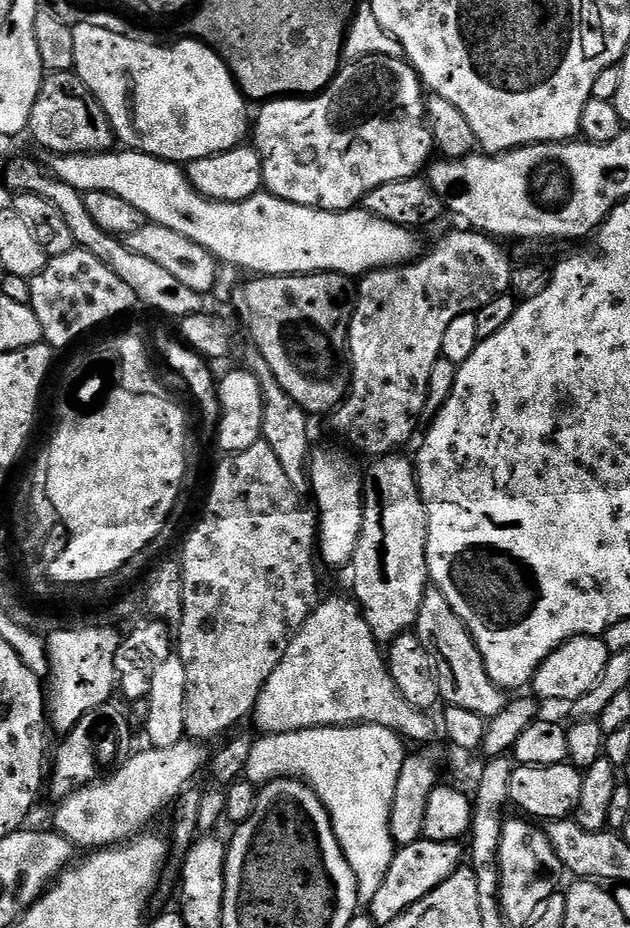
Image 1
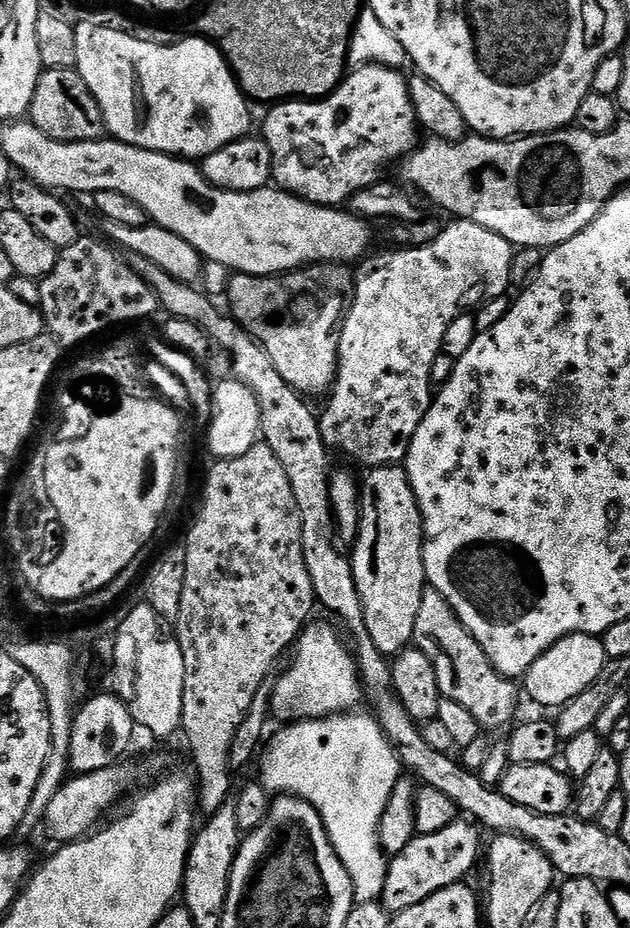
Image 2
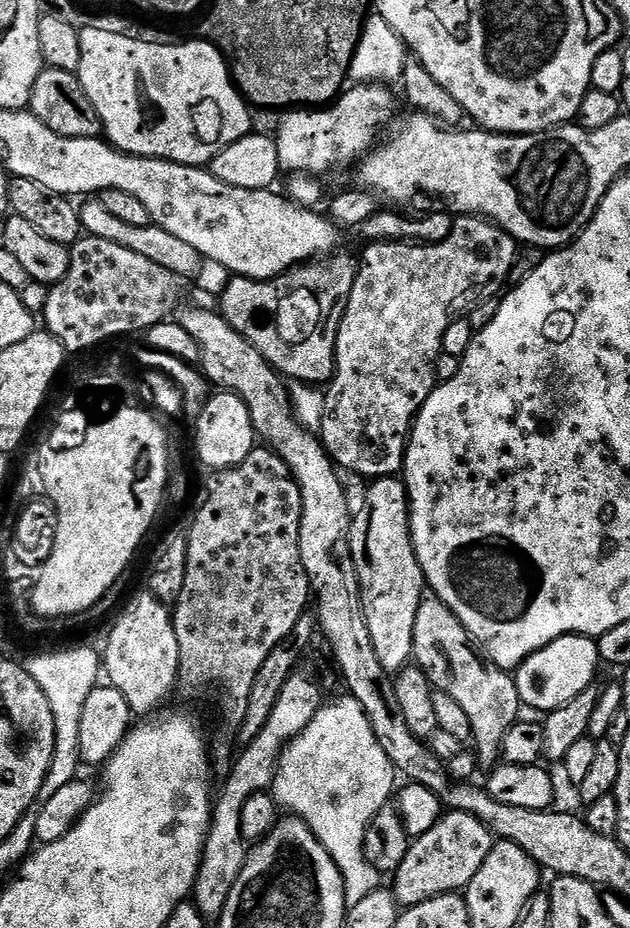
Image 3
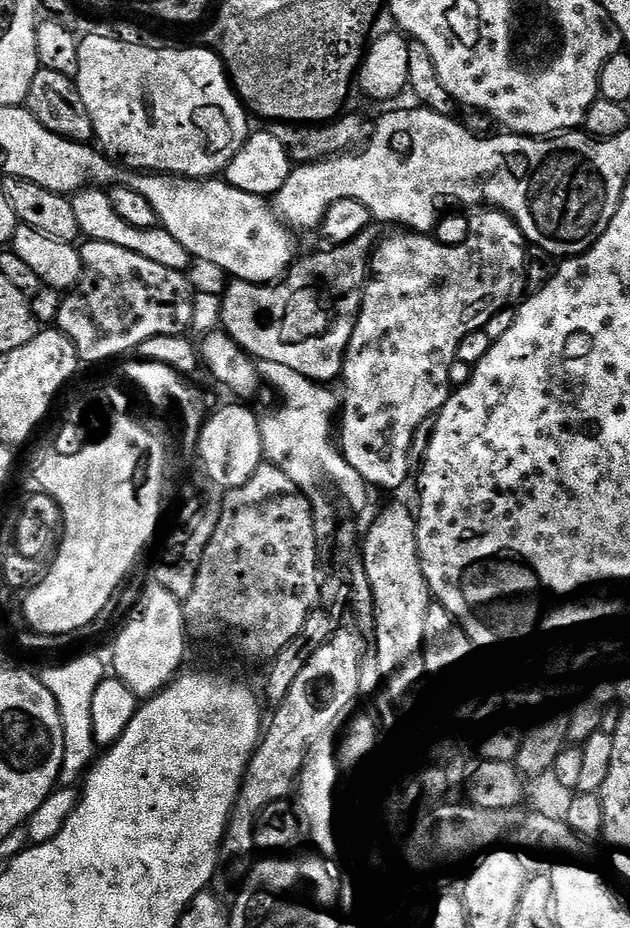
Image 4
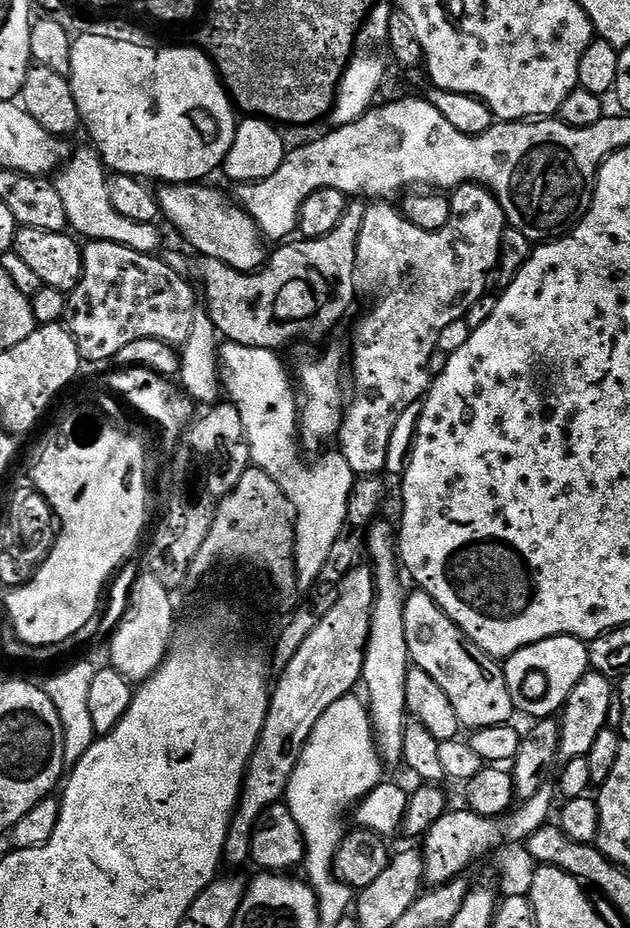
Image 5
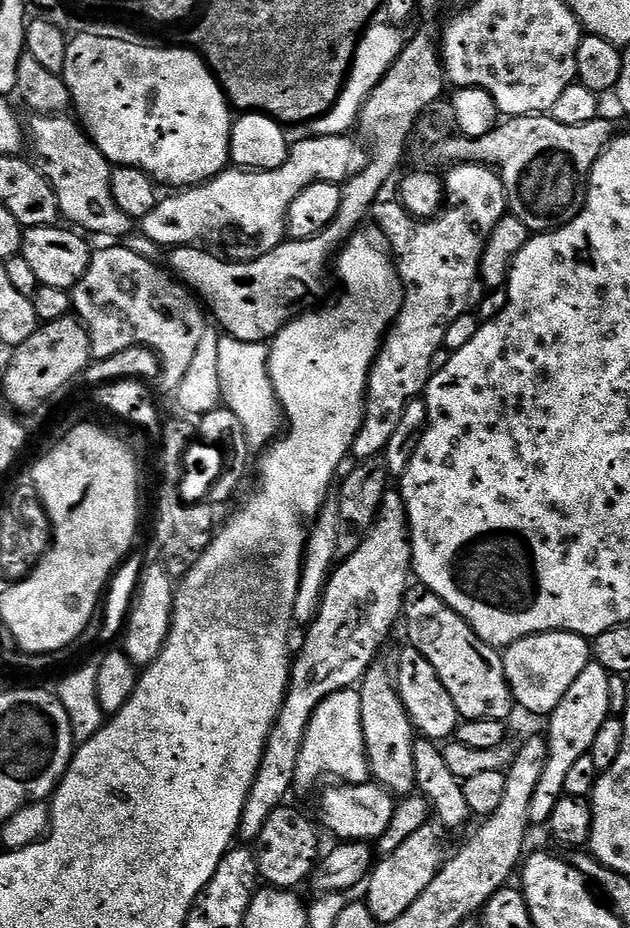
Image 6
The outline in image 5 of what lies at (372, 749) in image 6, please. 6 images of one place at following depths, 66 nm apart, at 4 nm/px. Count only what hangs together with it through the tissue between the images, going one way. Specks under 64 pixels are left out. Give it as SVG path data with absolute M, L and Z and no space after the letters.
M373 523L366 532L366 552L372 561L370 567L376 578L376 604L372 608L372 621L370 622L370 634L366 637L364 645L364 674L362 688L368 691L366 703L368 714L372 718L372 734L376 737L376 750L380 753L381 761L385 765L399 765L403 761L402 738L404 737L404 725L409 719L410 713L406 702L406 678L410 667L410 657L406 646L406 626L404 625L404 598L406 587L400 581L402 565L398 559L398 544L394 539L394 528L388 524Z

